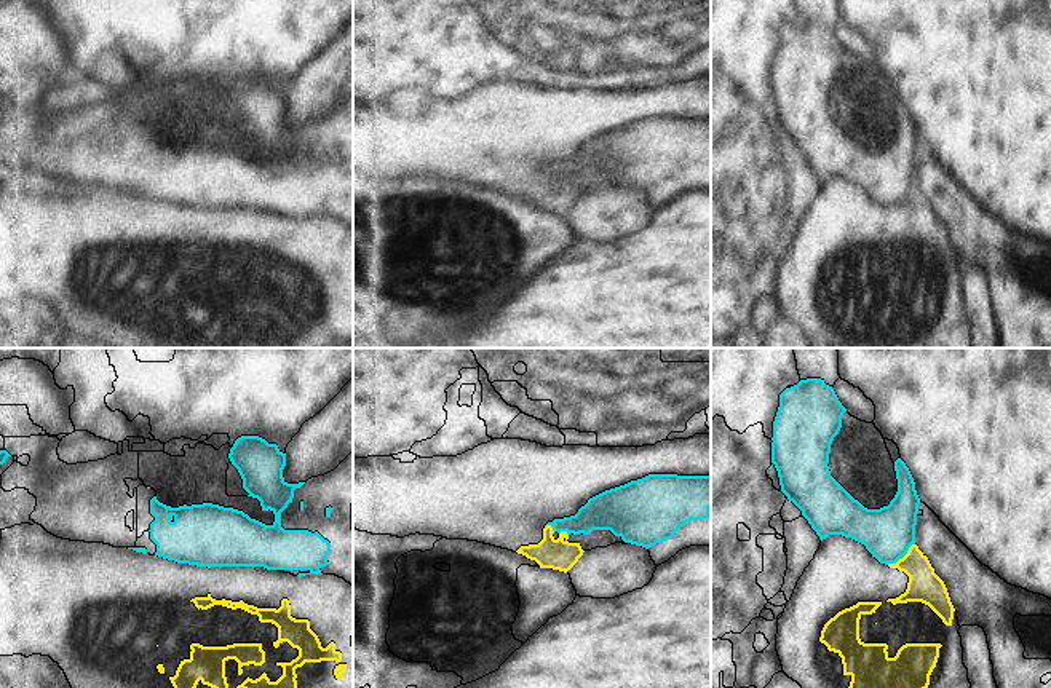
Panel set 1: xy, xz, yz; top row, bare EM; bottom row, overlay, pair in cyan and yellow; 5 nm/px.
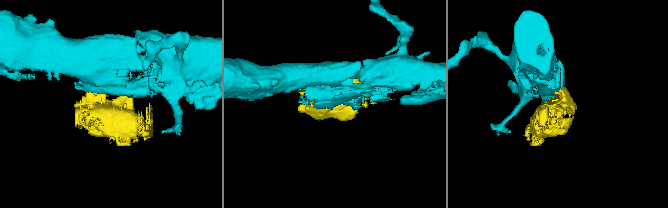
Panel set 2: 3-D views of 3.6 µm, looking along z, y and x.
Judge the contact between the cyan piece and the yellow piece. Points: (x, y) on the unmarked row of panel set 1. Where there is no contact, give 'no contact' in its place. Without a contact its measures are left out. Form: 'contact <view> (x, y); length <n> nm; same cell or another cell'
contact yz (901, 200); length 180 nm; another cell

